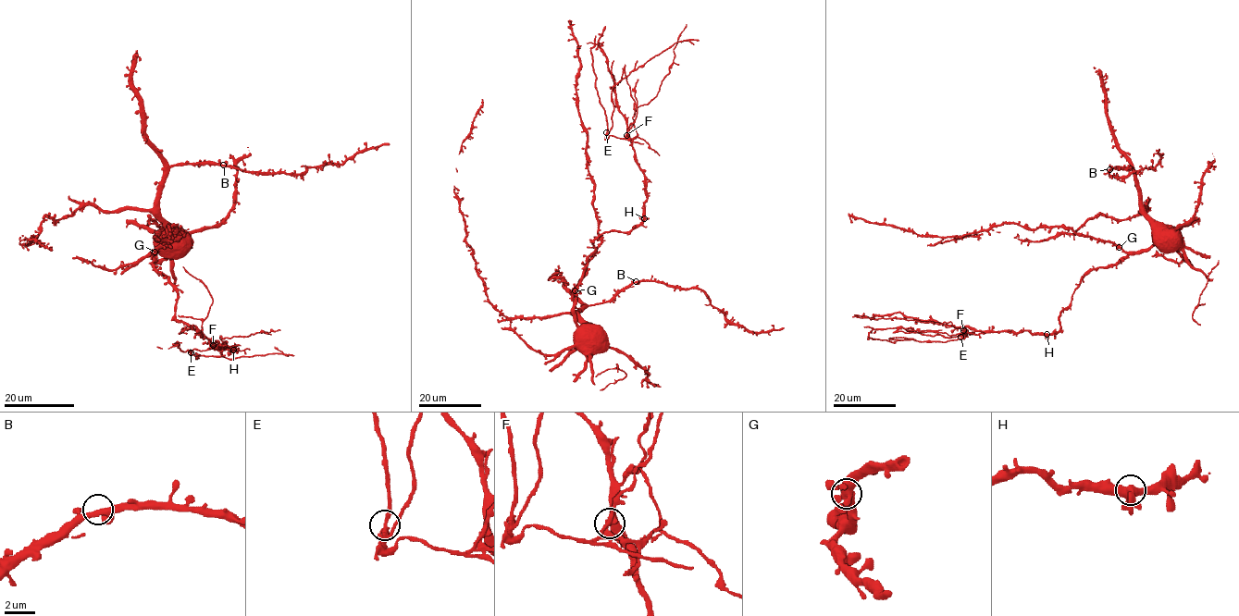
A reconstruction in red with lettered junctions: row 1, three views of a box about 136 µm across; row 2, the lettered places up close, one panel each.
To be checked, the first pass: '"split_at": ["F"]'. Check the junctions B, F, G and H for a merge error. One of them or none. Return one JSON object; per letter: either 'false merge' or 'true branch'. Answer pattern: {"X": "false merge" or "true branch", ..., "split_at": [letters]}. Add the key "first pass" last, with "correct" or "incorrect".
{"B": "true branch", "F": "false merge", "G": "true branch", "H": "true branch", "split_at": ["F"], "first pass": "correct"}

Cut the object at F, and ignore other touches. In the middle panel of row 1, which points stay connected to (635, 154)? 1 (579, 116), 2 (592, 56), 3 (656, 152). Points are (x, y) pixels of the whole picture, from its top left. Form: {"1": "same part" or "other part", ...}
{"1": "same part", "2": "other part", "3": "other part"}

